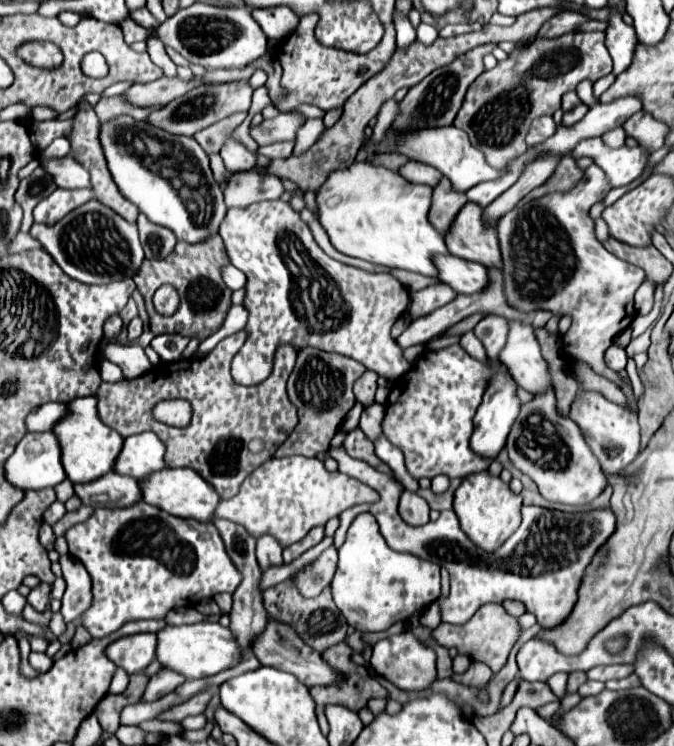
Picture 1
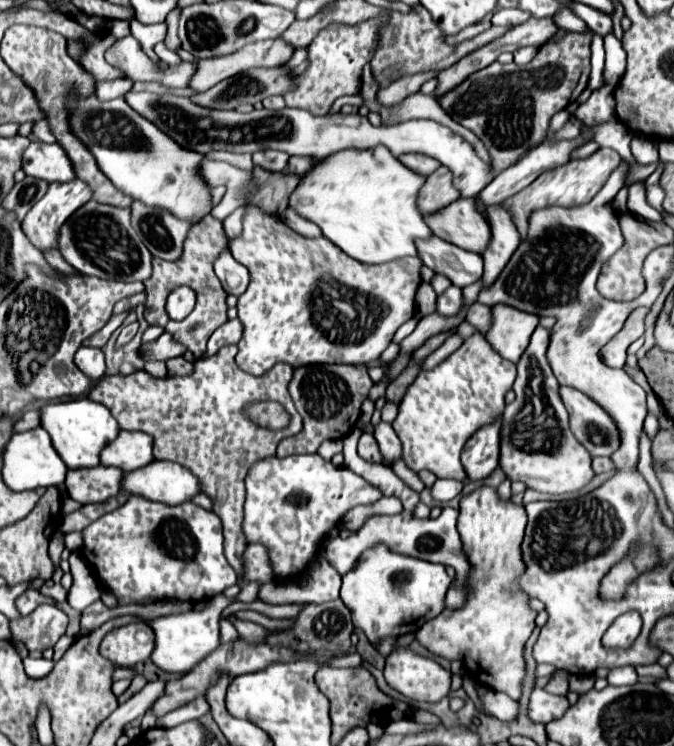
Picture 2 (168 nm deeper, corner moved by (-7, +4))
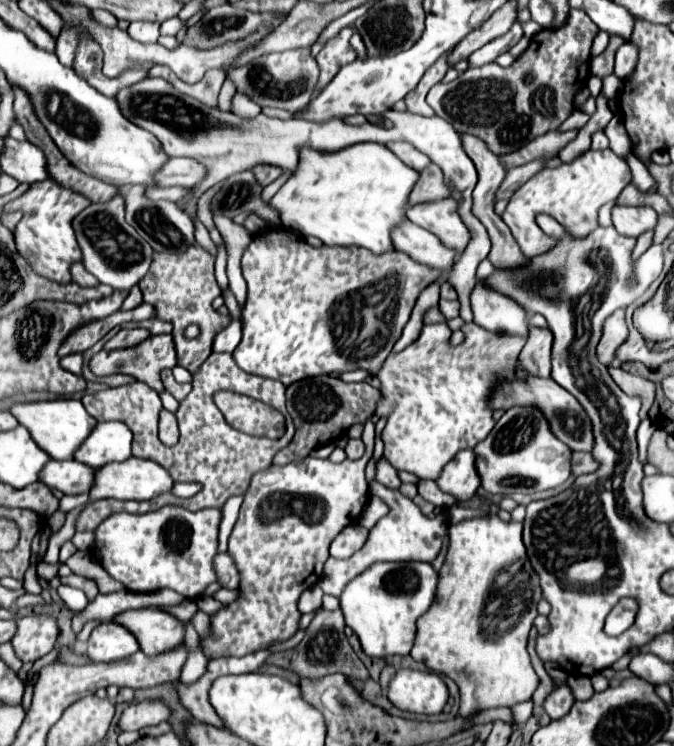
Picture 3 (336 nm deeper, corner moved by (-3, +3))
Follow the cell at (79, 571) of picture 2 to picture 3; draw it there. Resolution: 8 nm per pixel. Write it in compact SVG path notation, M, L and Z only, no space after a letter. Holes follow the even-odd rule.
M60 586L58 588L58 594L66 602L66 606L70 610L74 610L74 612L82 612L88 606L88 602L90 602L82 590L72 588L72 586Z

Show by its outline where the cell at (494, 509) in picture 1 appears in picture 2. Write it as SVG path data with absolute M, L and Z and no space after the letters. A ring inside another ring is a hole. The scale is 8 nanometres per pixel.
M480 487L470 495L460 499L460 517L458 517L458 533L464 543L464 551L472 563L472 597L468 599L464 609L444 611L438 617L426 621L422 629L416 633L416 639L432 653L452 661L462 661L464 669L470 673L470 679L480 687L488 687L494 691L502 691L512 699L520 697L520 683L524 677L524 643L534 631L536 611L528 607L528 595L516 587L518 575L524 571L520 543L526 527L526 511L524 505L516 505L512 499L502 499L494 487Z

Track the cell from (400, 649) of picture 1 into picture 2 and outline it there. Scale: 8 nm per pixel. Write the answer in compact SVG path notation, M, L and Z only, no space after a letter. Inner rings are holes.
M394 647L392 649L392 653L386 657L384 677L390 687L394 687L396 691L400 691L404 697L408 697L412 701L436 703L442 697L446 697L450 691L450 673L436 661L414 653L410 647Z

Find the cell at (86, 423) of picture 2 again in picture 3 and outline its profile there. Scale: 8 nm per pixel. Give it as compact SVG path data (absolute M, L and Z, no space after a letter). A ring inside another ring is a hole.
M74 398L12 404L10 412L14 412L18 424L22 424L30 432L34 442L38 442L38 446L42 446L42 450L46 450L54 460L70 460L72 454L78 450L78 446L86 440L86 436L96 426L96 420L84 410L82 402Z

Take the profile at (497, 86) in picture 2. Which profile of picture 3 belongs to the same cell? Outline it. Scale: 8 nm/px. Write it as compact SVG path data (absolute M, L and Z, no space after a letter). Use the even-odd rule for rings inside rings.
M572 8L568 12L568 20L562 26L540 30L538 34L534 34L530 40L530 46L524 50L520 58L514 60L512 66L502 68L494 62L480 68L470 66L456 80L448 84L444 82L436 84L428 92L428 104L434 108L434 112L440 118L448 120L460 134L466 132L482 138L494 154L500 156L500 154L520 150L536 136L546 134L548 130L556 130L572 114L574 110L572 98L580 88L586 86L590 76L590 48L598 32L600 32L598 26L590 20L590 16L586 16L584 10Z

